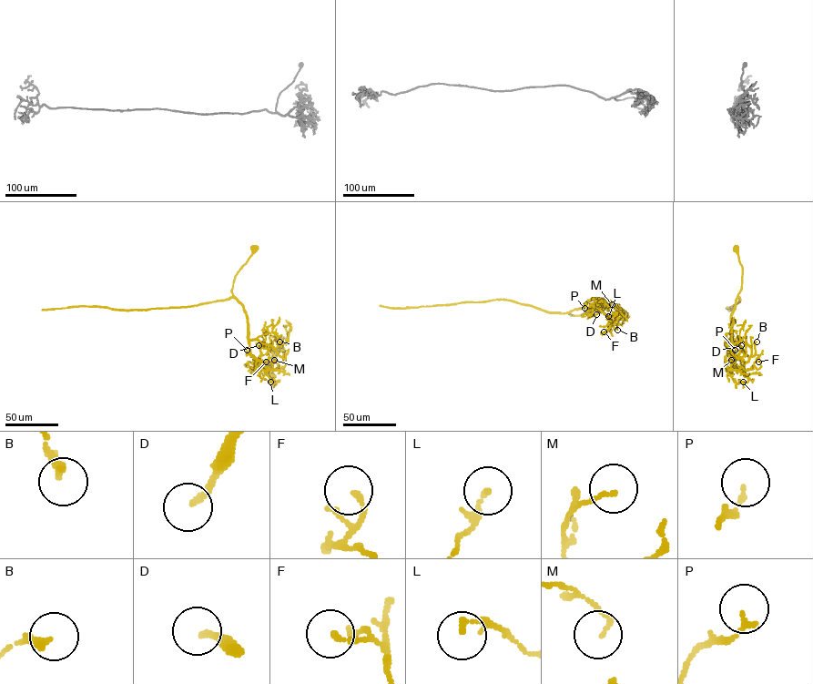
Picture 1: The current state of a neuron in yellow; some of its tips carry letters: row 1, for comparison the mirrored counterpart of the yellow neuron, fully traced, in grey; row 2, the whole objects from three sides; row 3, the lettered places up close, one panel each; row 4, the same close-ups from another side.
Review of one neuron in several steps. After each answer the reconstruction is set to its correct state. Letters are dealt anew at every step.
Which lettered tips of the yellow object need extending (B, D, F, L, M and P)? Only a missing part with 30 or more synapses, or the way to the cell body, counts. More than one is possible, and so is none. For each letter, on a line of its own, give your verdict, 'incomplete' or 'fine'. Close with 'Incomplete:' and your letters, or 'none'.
B: fine
D: fine
F: fine
L: fine
M: fine
P: fine
Incomplete: none

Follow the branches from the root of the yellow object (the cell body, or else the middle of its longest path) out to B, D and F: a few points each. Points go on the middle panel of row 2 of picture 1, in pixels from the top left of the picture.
B: (591, 309), (579, 315), (569, 313), (592, 299), (604, 300), (617, 311), (613, 327), (617, 330)
D: (591, 309), (579, 315), (569, 313), (587, 301), (598, 299), (599, 307), (596, 314)
F: (591, 309), (579, 315), (569, 313), (592, 299), (608, 301), (616, 310), (617, 320), (605, 334), (604, 331)

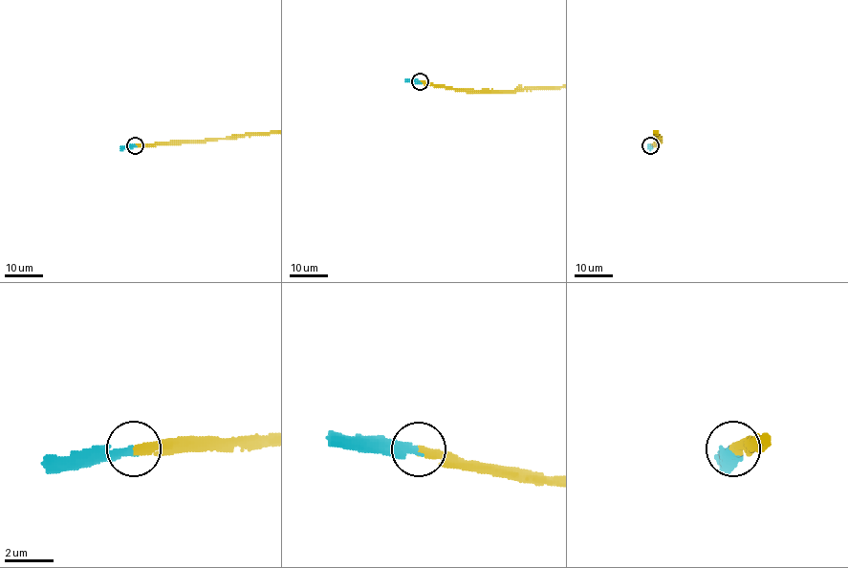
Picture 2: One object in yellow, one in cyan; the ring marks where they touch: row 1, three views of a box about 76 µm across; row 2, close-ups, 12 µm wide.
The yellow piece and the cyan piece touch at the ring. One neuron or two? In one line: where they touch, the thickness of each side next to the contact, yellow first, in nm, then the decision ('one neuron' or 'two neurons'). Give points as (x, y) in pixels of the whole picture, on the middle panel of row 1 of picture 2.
(420, 81) | 360/280 nm | one neuron

